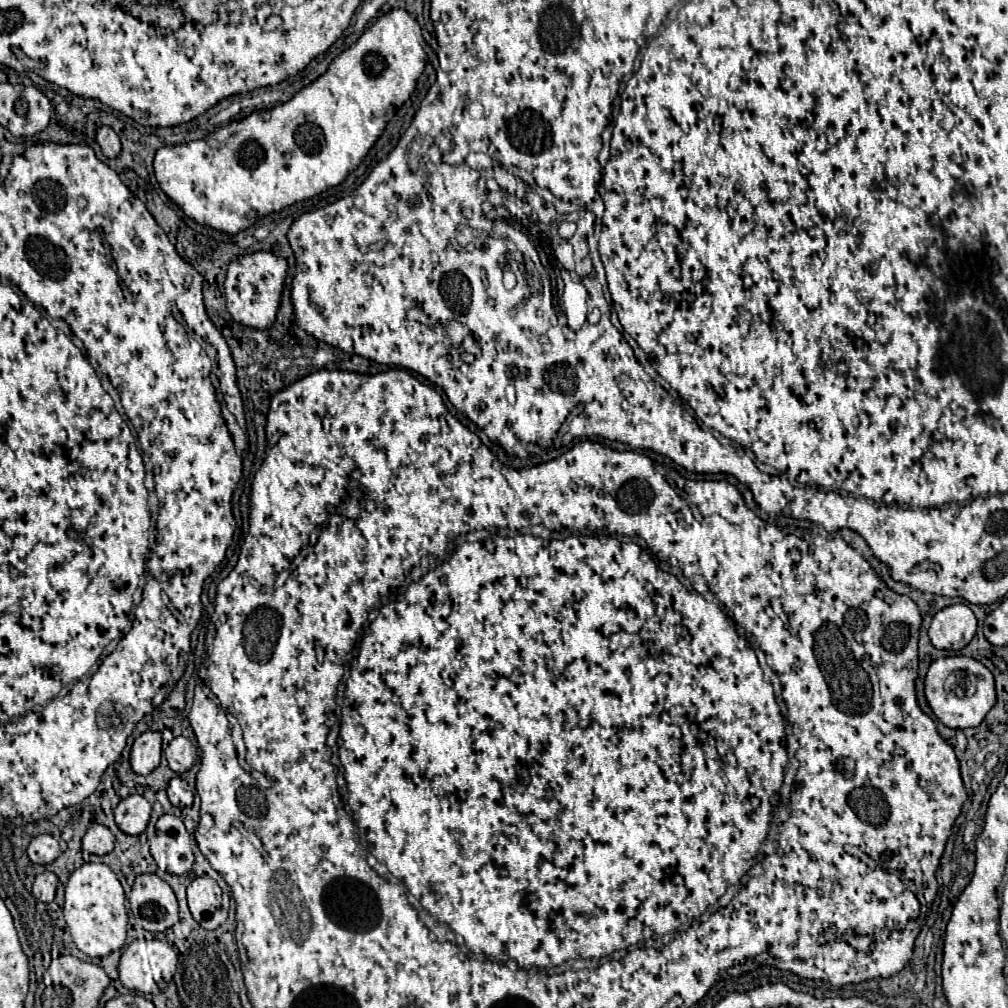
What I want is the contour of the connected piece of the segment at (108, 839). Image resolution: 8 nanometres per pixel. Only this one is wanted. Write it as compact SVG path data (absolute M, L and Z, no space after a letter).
M94 824L94 826L90 826L88 832L86 832L86 836L84 836L84 840L82 840L82 848L84 848L86 852L90 852L90 854L104 856L104 854L112 852L114 842L116 842L116 838L114 838L114 834L112 834L106 826Z

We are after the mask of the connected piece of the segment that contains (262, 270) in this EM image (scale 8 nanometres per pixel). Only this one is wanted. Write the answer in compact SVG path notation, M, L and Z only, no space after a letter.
M254 252L234 260L226 274L226 308L236 322L256 330L268 330L276 322L284 280L288 274L288 262L272 252Z

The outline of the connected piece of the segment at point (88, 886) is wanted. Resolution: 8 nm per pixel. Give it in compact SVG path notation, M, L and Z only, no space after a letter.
M84 864L82 868L72 872L66 884L64 918L72 934L72 940L80 952L84 952L90 958L102 958L124 946L128 926L124 900L126 898L120 880L106 864Z

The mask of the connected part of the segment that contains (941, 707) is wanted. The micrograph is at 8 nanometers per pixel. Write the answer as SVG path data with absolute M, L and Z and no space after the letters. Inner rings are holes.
M946 656L946 658L934 660L930 664L926 680L924 680L924 694L926 694L926 700L928 700L930 708L932 708L932 712L936 714L936 718L942 724L946 724L948 728L956 728L956 730L966 730L966 728L978 726L984 720L984 716L988 714L988 710L996 704L996 690L994 690L994 676L992 676L992 672L984 664L980 664L978 660L966 658L966 656ZM960 670L968 670L968 672L972 672L976 676L976 692L970 698L958 698L956 694L948 694L944 690L946 680L954 672L960 672Z

